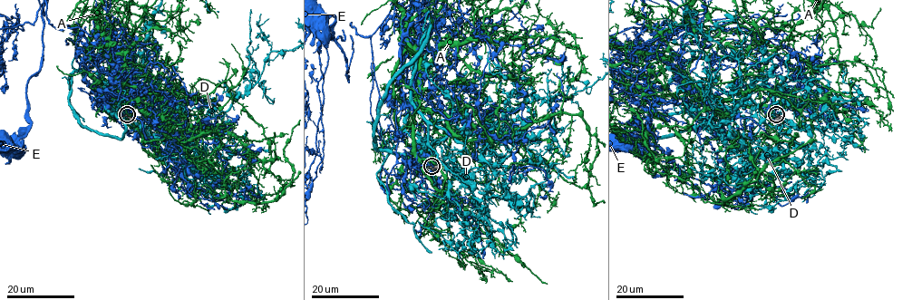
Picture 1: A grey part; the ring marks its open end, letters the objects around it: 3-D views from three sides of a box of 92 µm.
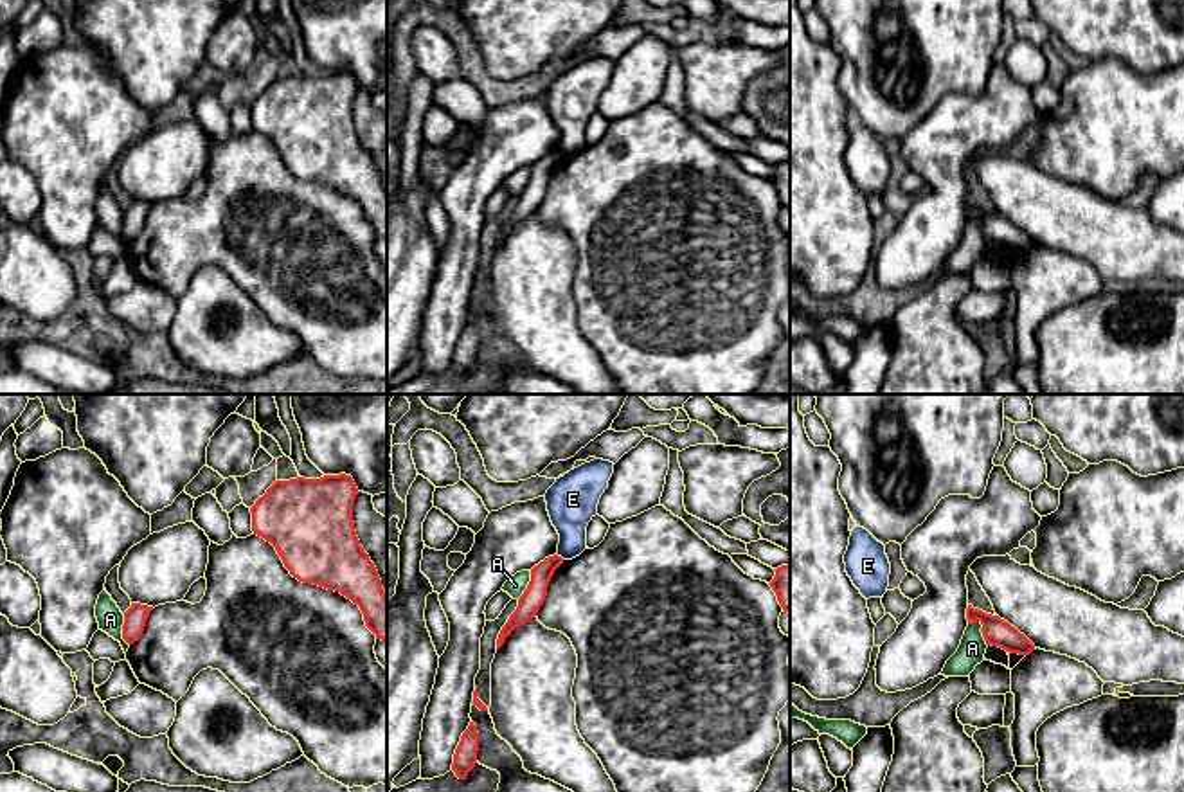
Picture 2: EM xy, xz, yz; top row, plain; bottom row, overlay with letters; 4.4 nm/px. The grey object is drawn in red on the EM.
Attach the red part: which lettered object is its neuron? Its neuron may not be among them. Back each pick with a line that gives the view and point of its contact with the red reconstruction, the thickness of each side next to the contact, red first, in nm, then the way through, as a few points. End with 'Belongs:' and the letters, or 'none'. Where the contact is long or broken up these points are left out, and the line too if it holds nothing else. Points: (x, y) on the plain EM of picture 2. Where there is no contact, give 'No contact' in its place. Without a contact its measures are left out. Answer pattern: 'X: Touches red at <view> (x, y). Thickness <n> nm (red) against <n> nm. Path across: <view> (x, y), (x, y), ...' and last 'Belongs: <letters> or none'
D: No contact
Belongs: D

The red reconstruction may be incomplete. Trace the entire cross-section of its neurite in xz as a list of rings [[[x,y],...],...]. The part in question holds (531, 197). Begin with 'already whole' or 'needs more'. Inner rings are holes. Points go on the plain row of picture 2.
already whole | [[[554,151],[540,158],[531,166],[531,178],[524,191],[518,194],[516,207],[509,212],[507,220],[502,223],[497,247],[504,241],[506,234],[518,223],[533,216],[545,198],[549,178],[554,167],[563,160],[563,155]]]

